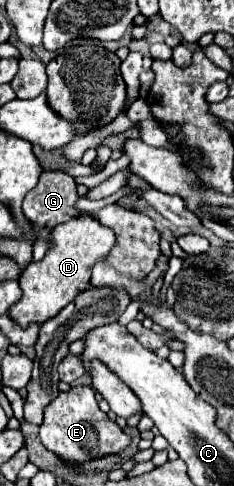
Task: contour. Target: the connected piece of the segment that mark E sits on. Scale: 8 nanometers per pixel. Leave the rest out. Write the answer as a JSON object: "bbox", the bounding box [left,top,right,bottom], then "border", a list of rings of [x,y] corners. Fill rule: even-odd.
{"bbox":[39,387,131,465],"border":[[[71,387],[67,393],[61,393],[55,401],[51,401],[39,427],[39,437],[41,443],[49,447],[49,451],[53,451],[61,461],[71,465],[81,465],[107,455],[117,455],[131,443],[131,437],[125,435],[121,427],[99,409],[95,391],[91,387]]]}

